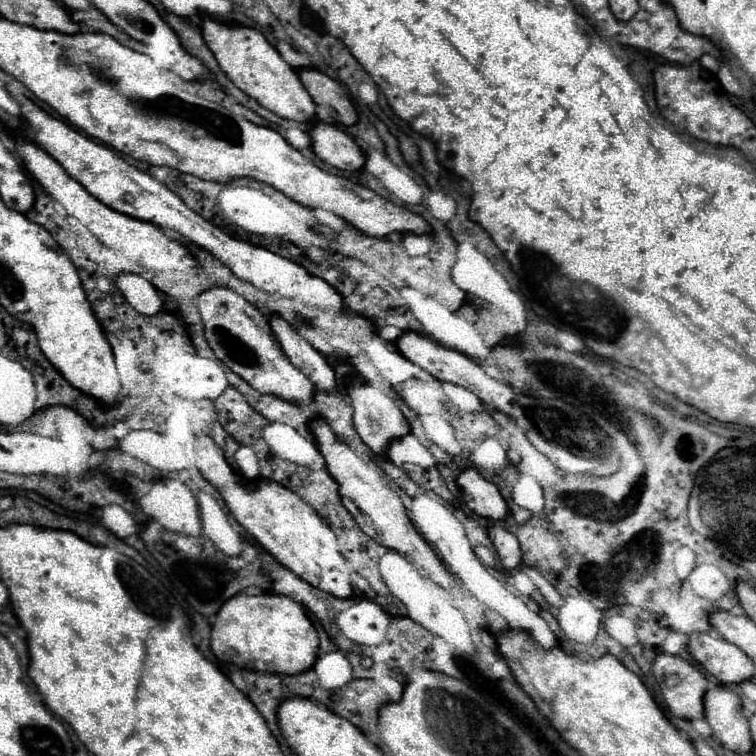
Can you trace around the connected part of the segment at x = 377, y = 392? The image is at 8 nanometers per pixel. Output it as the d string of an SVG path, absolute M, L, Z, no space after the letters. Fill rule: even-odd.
M350 378L346 382L346 392L348 392L350 404L354 406L354 426L356 426L356 432L360 434L360 438L376 454L384 452L384 448L386 448L390 438L398 438L398 436L402 436L402 434L406 434L410 430L406 418L402 416L402 412L396 406L396 402L388 394L384 394L380 388L374 388L368 382L362 382L358 378Z

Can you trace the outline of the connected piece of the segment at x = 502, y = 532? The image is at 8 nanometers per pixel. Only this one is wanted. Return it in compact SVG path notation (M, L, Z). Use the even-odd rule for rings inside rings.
M492 524L488 528L488 536L496 546L496 552L498 552L500 560L502 560L502 566L506 570L516 568L520 564L520 560L522 560L522 552L520 552L518 540L506 528L502 528L500 524Z

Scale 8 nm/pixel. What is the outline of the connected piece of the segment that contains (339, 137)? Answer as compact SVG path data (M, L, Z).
M316 122L310 132L310 148L312 152L326 164L340 168L340 170L350 170L356 172L364 164L364 154L356 146L354 138L346 134L340 126L336 124L326 124L326 122Z

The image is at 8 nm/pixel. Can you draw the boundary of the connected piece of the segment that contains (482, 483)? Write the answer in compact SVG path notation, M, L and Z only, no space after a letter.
M464 468L458 474L456 484L464 494L462 496L464 504L478 516L490 520L502 520L508 514L508 504L500 496L498 488L492 482L488 482L484 476L480 476L478 470Z

